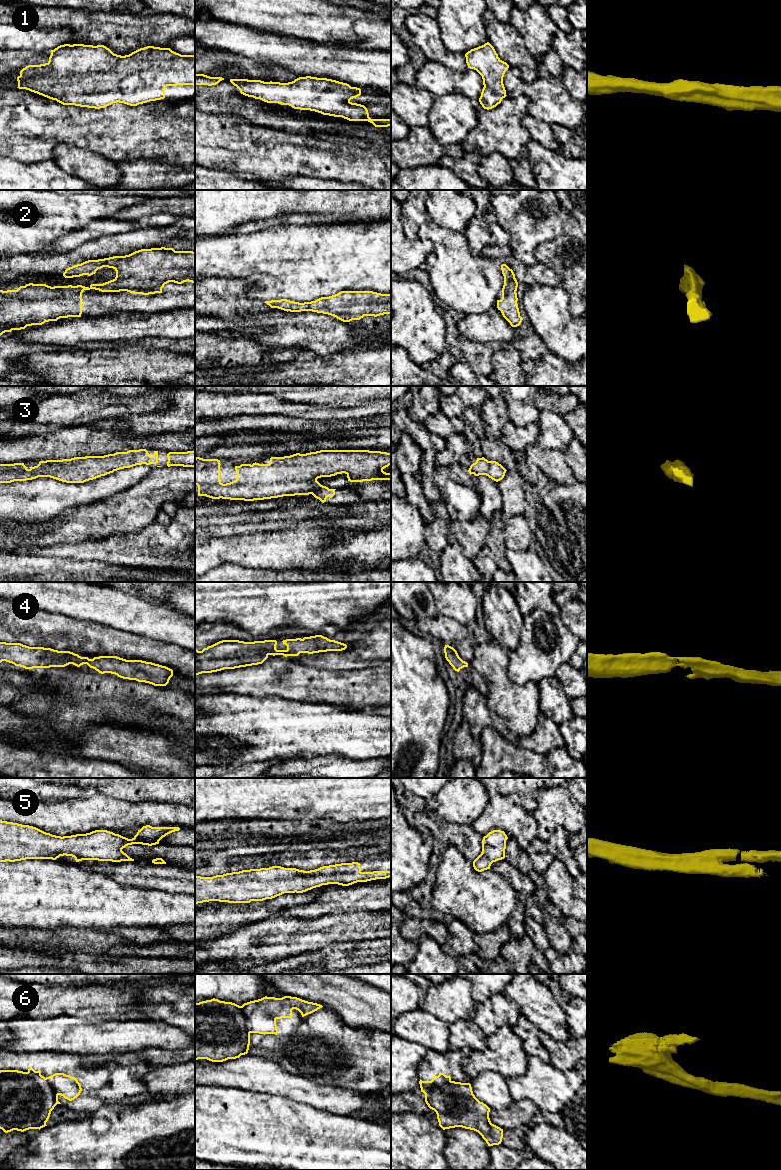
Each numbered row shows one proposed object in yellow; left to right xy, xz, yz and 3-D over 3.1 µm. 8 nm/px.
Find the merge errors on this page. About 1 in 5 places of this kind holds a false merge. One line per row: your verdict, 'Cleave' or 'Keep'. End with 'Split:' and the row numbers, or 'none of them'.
1: Keep
2: Keep
3: Keep
4: Keep
5: Keep
6: Cleave
Split: 6

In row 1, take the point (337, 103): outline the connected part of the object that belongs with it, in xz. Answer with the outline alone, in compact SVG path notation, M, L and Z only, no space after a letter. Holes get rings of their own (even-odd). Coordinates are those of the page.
M299 77L292 82L230 79L240 93L267 103L289 105L349 121L368 121L375 127L391 126L391 119L371 119L364 105L350 100L361 95L361 89L327 78Z

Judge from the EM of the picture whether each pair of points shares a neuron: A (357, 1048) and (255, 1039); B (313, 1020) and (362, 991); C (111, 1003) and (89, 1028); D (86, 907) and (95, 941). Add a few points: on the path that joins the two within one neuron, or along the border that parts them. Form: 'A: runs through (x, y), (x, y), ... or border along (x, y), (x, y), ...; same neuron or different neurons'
A: runs through (332, 1042), (324, 1035), (304, 1034), (280, 1029); same neuron
B: border along (323, 1006), (333, 1010), (348, 1025); different neurons
C: border along (76, 1016), (104, 1017); different neurons
D: border along (67, 927), (94, 927), (110, 930); different neurons

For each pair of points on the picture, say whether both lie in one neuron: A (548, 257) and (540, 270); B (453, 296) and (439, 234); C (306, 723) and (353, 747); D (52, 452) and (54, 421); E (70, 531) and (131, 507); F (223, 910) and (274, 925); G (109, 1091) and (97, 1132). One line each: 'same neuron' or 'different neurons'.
A: different neurons
B: same neuron
C: same neuron
D: different neurons
E: same neuron
F: different neurons
G: different neurons

